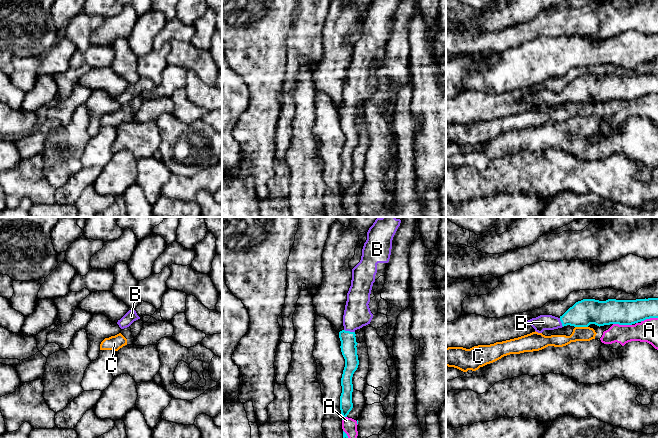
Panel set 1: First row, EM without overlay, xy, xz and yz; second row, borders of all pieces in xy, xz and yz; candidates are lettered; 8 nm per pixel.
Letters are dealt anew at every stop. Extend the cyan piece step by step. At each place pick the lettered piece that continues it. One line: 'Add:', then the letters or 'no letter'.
Add: B

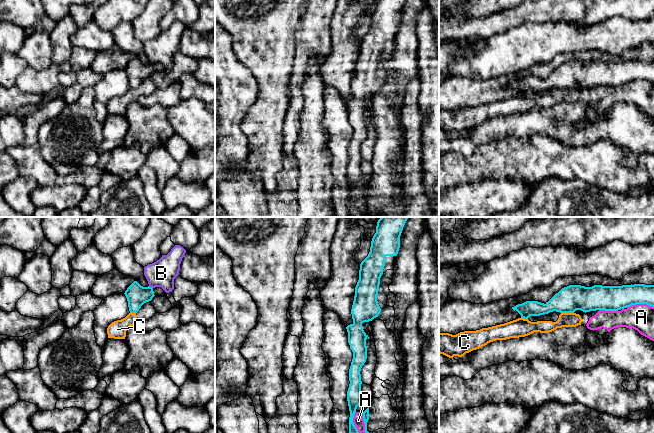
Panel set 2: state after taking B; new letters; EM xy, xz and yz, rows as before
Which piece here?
Add: no letter

